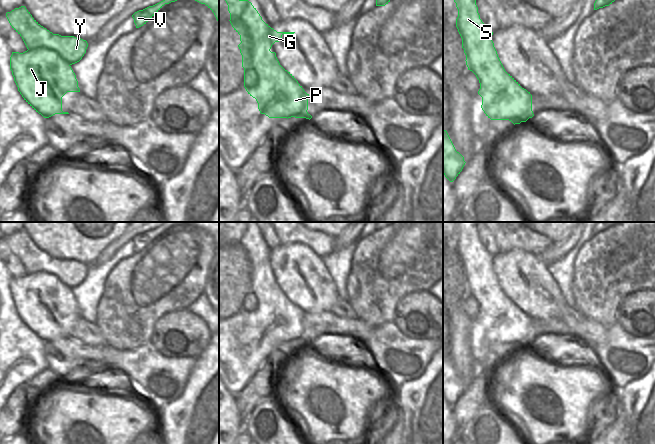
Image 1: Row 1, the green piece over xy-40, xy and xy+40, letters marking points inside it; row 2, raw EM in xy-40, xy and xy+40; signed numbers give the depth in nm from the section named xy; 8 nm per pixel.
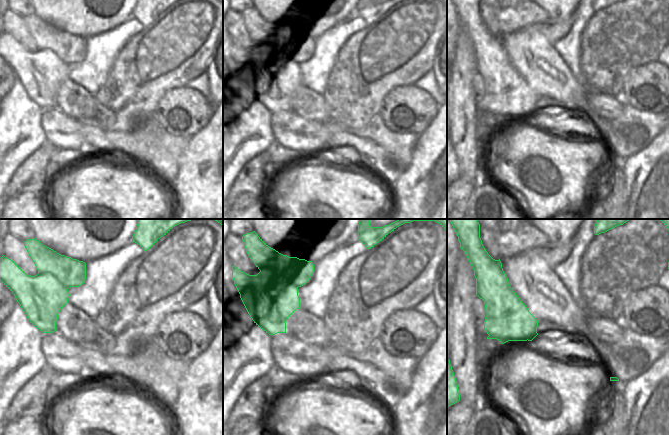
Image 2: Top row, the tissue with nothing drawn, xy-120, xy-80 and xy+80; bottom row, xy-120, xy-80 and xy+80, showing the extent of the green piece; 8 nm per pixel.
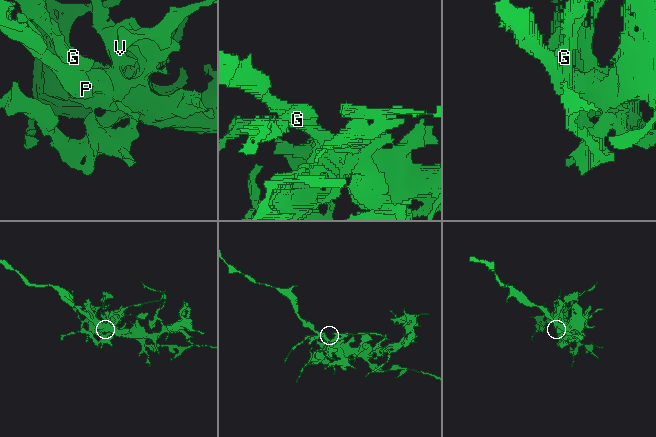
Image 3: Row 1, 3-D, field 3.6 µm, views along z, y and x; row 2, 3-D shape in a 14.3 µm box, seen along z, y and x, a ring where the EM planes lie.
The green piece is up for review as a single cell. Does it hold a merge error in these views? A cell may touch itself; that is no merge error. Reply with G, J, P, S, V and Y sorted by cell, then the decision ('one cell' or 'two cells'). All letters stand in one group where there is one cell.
groups G S V Y / J P; two cells

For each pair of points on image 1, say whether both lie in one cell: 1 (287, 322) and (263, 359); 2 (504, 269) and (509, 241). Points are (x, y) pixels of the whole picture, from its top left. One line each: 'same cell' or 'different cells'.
1: different cells
2: different cells

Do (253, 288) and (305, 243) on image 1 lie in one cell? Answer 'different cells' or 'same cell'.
different cells

